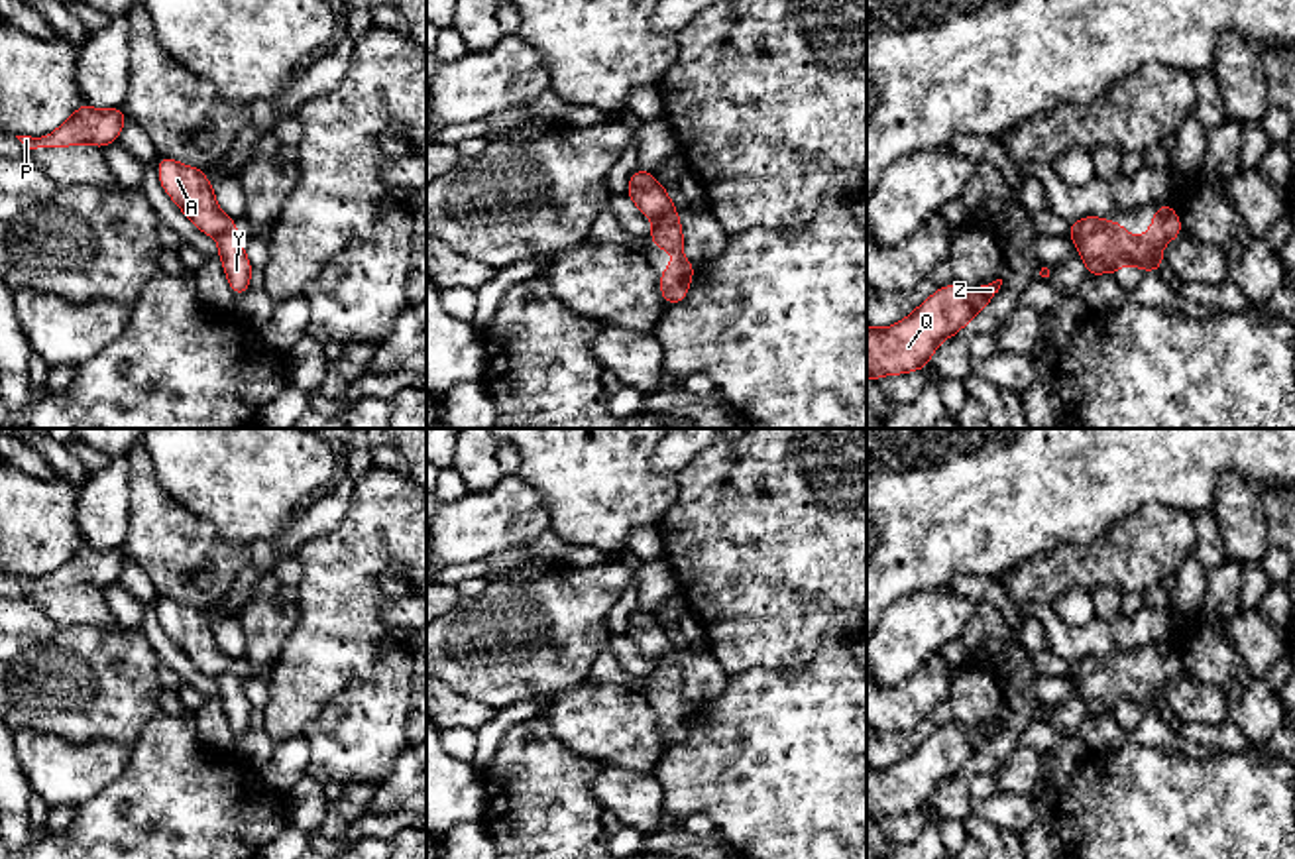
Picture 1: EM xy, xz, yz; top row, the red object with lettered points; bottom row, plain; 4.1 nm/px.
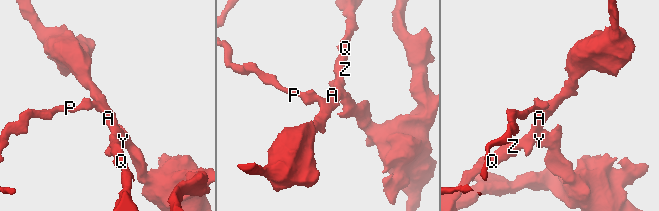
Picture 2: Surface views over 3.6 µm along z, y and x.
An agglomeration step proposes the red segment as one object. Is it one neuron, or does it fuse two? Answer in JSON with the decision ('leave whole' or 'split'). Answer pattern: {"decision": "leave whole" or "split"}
{"decision": "split"}

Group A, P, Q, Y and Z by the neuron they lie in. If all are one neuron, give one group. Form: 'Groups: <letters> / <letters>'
Groups: A P Q Z / Y

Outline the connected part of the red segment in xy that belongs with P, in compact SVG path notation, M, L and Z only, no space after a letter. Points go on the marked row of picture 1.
M83 102L79 110L53 134L43 138L16 136L26 147L67 147L75 143L90 143L104 147L118 142L126 120L124 108L96 110Z

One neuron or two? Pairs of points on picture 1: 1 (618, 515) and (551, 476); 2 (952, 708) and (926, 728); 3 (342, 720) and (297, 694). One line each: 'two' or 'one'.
1: one
2: one
3: two

